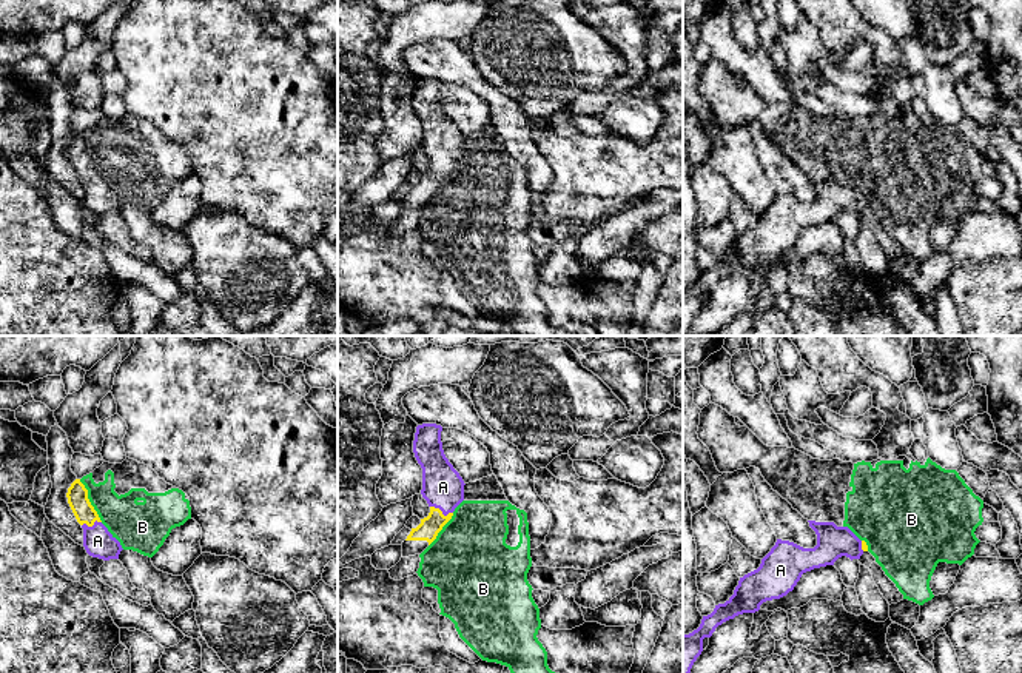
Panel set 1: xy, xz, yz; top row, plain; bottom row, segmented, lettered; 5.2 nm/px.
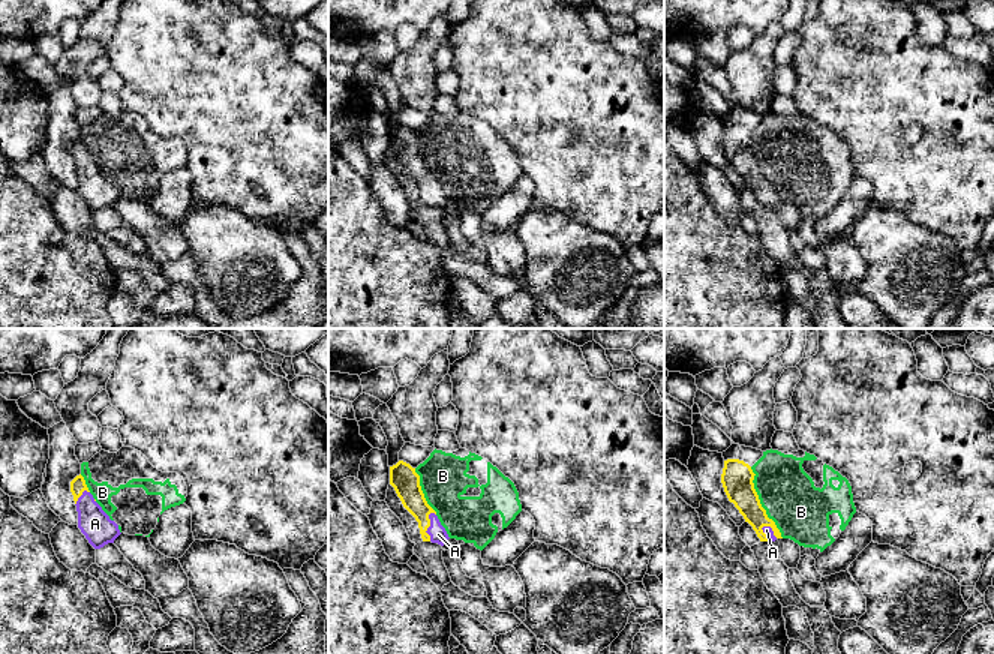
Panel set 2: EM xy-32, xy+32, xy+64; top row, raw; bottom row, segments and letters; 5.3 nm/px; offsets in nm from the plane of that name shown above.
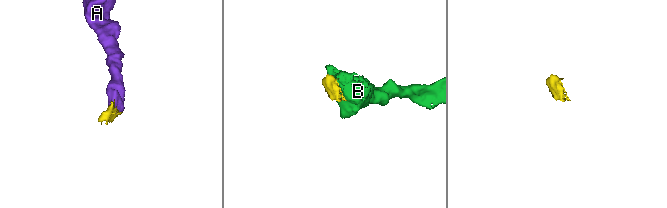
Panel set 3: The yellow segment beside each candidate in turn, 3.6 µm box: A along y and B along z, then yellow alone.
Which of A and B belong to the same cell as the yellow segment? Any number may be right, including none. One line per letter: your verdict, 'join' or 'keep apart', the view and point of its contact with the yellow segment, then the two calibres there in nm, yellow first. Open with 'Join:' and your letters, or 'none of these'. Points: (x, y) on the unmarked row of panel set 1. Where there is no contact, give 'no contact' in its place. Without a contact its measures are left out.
Join: A
A: join; meets yellow in xz at (441, 167); 110 nm thick on the yellow side, 220 nm on the other
B: keep apart; meets yellow in xy at (88, 156); 110 nm thick on the yellow side, 220 nm on the other

